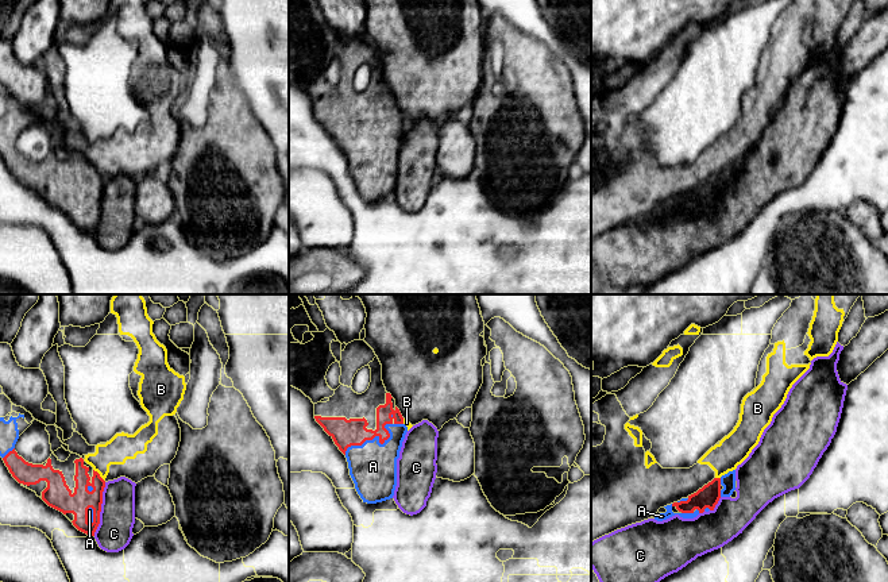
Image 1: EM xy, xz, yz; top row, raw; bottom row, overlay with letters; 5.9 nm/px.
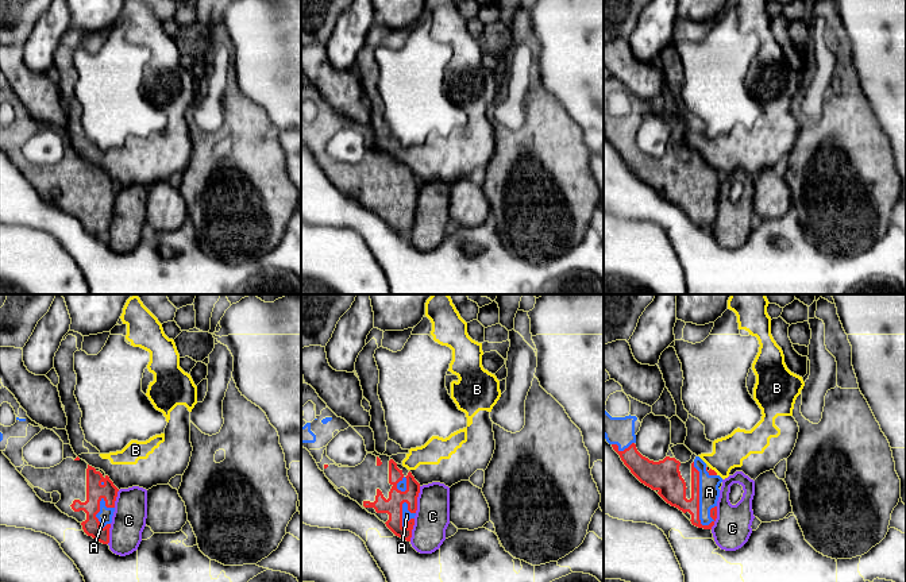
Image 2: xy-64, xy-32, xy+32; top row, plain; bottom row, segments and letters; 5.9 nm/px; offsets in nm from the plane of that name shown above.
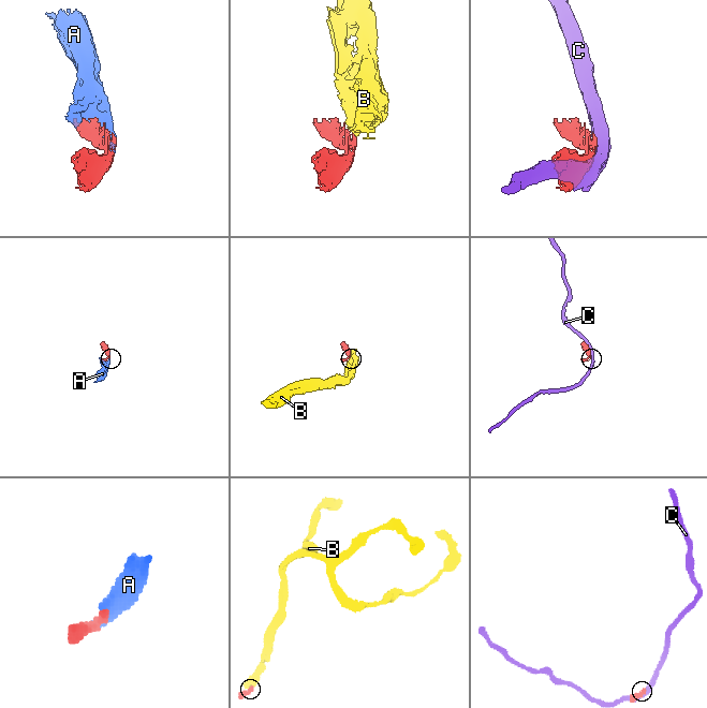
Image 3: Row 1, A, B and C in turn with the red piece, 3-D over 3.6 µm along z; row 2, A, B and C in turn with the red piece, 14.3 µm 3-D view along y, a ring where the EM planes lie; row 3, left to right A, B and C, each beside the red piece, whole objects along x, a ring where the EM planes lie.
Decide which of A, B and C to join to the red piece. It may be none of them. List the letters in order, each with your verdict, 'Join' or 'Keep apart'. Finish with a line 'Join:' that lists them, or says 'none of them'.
A: Join
B: Keep apart
C: Keep apart
Join: A

